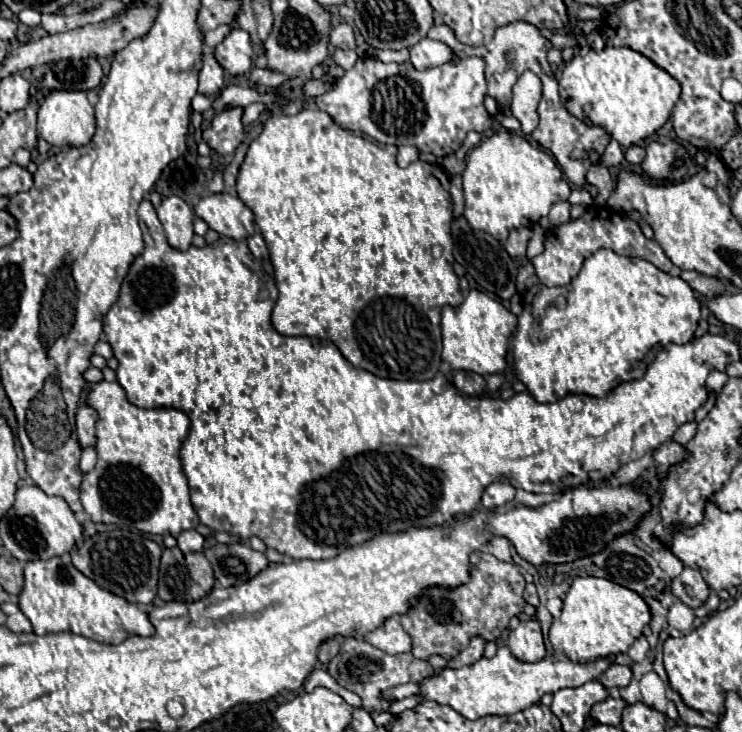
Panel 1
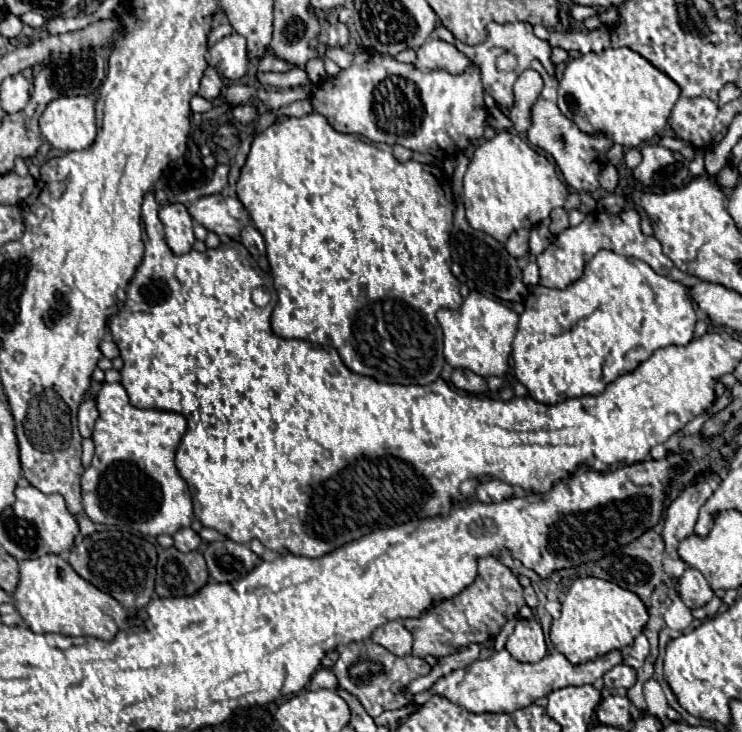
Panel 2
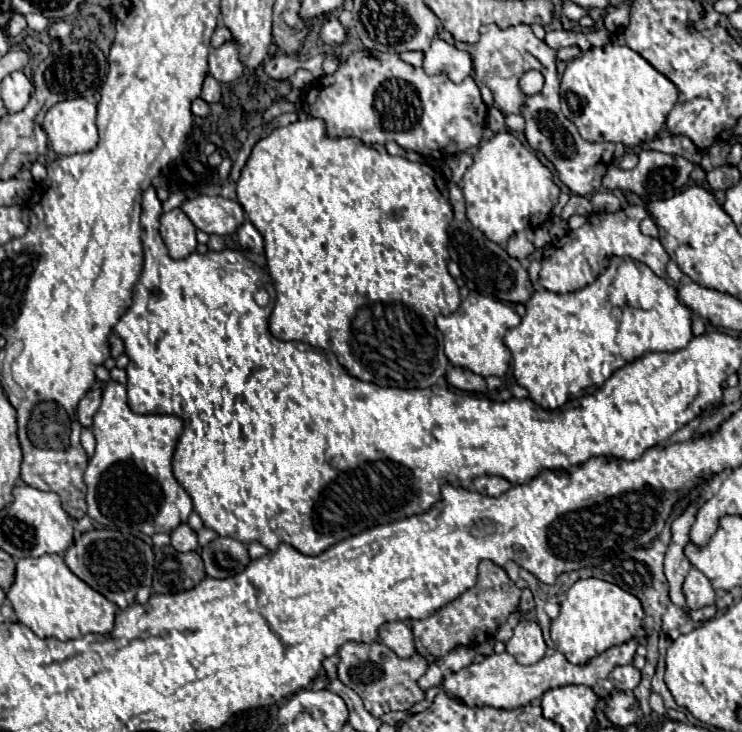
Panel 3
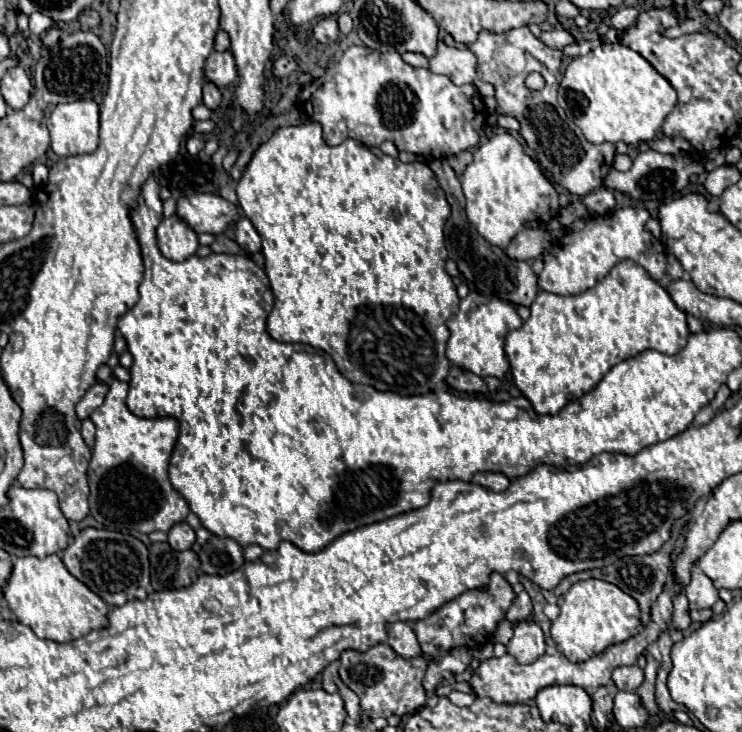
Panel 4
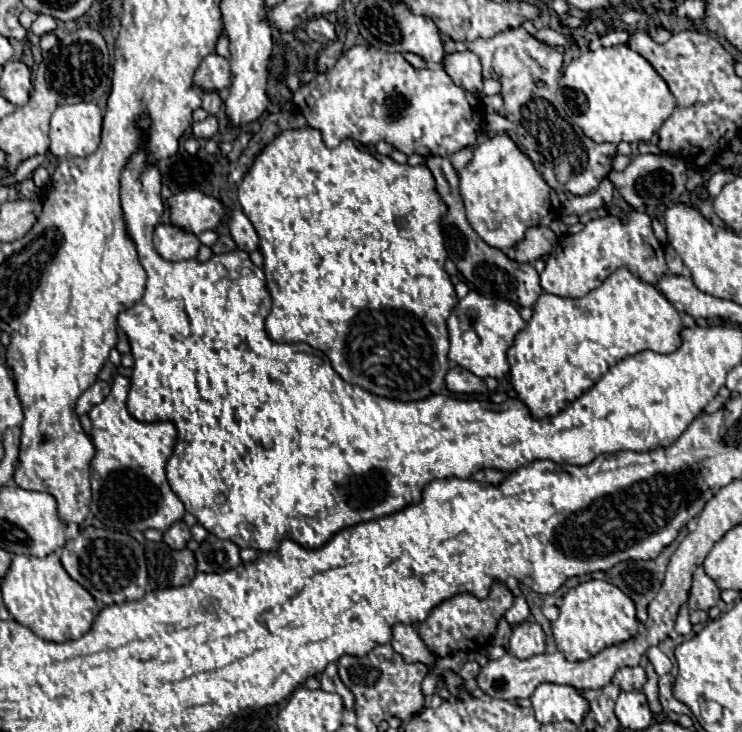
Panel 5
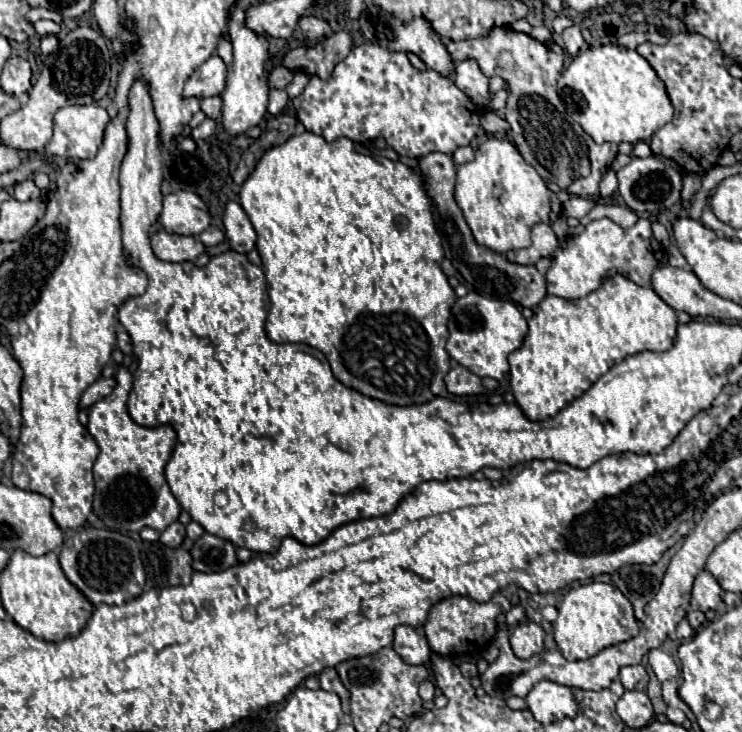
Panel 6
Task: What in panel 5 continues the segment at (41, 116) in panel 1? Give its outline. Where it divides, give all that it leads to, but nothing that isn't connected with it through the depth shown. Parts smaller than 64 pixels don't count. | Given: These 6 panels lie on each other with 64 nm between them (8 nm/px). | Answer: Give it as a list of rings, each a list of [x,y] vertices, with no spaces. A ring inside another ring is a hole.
[[[94,102],[58,106],[50,118],[50,151],[54,156],[88,156],[100,144],[102,110]]]

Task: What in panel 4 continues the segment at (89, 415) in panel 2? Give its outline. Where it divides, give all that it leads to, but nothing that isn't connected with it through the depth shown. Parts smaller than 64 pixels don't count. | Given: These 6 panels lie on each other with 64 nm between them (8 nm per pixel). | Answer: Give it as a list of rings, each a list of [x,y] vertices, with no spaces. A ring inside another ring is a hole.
[[[96,382],[84,396],[82,400],[76,404],[76,414],[80,420],[86,420],[102,402],[104,402],[104,396],[108,392],[108,386],[102,384],[102,382]]]

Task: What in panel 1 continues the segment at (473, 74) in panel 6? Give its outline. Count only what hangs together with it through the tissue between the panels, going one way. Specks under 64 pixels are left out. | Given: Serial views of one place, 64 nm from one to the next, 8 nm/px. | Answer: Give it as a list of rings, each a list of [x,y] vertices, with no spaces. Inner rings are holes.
[[[422,38],[410,48],[410,62],[418,70],[440,66],[448,60],[456,60],[456,56],[452,56],[452,52],[448,52],[448,48],[444,48],[444,44],[440,44],[438,40]]]

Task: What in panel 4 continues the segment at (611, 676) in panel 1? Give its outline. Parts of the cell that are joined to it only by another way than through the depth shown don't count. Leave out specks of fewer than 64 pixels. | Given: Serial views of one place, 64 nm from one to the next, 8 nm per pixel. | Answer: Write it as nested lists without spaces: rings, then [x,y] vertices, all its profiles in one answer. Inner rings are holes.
[[[620,666],[612,672],[612,682],[618,690],[634,692],[644,682],[644,672],[638,666]]]

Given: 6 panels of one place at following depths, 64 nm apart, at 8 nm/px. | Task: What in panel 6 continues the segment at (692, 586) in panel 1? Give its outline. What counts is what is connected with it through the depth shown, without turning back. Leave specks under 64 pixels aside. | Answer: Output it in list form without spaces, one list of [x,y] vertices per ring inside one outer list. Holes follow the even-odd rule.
[[[702,570],[694,580],[690,608],[702,610],[702,612],[706,612],[710,608],[718,608],[718,604],[722,602],[722,596],[724,596],[724,590],[714,580],[714,576],[708,570]]]

